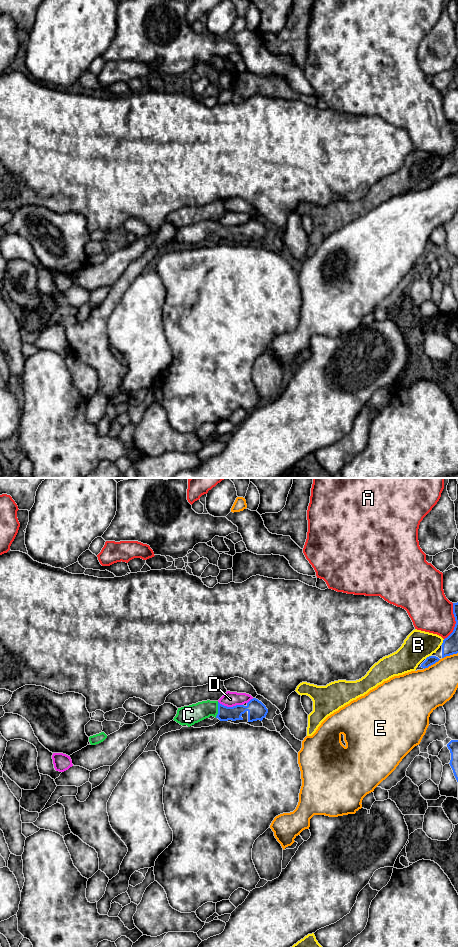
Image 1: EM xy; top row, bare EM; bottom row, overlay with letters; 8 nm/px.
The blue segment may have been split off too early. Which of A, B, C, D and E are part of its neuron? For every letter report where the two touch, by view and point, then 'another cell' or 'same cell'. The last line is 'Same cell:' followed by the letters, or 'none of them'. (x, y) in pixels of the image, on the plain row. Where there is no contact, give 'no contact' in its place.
A: meets blue in xy at (455, 140); another cell
B: meets blue in xy at (443, 162); another cell
C: meets blue in xy at (218, 230); same cell
D: meets blue in xy at (230, 227); another cell
E: meets blue in xy at (432, 184); another cell
Same cell: C

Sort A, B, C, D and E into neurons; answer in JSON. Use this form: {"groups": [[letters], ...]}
{"groups": [["A"], ["B"], ["C"], ["D"], ["E"]]}

